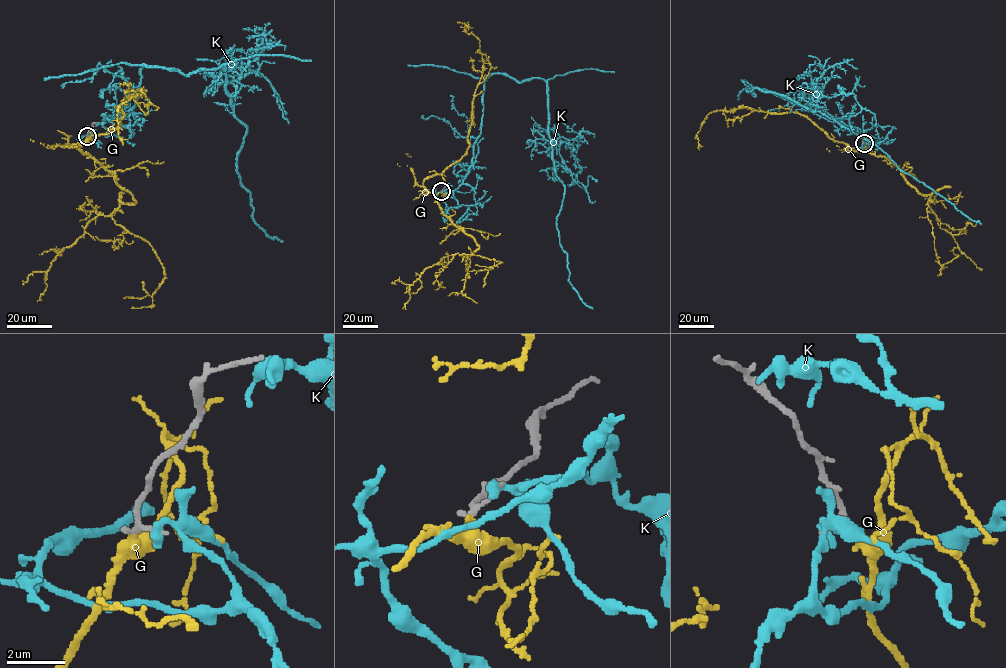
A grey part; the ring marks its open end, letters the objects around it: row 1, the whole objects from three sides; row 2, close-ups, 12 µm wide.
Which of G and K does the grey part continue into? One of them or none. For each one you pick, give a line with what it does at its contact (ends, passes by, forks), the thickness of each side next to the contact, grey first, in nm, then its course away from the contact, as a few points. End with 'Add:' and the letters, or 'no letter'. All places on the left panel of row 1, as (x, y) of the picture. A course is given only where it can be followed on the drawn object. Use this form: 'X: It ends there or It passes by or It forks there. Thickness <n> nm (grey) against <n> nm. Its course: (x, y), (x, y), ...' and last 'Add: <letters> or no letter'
G: It ends there. Thickness 180 nm (grey) against 360 nm. Its course: (87, 135), (79, 148), (64, 146), (110, 133), (122, 102), (140, 89), (118, 111), (118, 136), (127, 139)
Add: G

